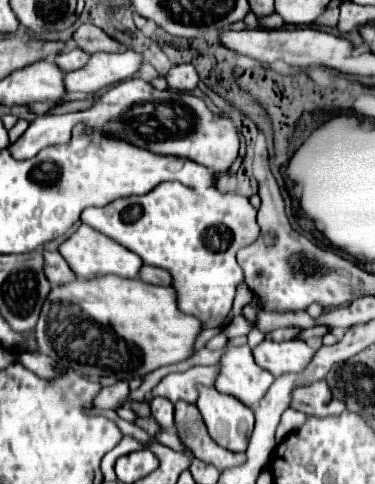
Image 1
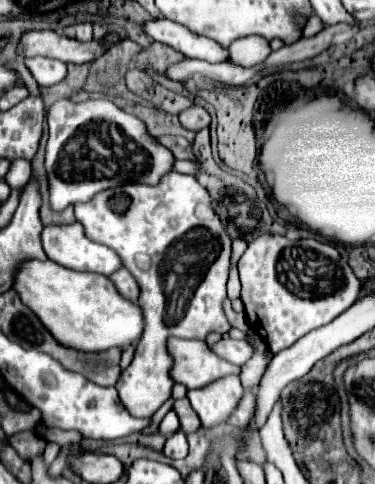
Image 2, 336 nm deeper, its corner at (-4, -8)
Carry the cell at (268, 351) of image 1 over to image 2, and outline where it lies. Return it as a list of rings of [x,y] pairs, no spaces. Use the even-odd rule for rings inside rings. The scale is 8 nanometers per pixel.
[[[221,338],[219,342],[211,344],[209,346],[219,358],[231,362],[231,364],[245,364],[251,354],[253,354],[253,348],[247,344],[247,340],[233,340],[233,338]]]

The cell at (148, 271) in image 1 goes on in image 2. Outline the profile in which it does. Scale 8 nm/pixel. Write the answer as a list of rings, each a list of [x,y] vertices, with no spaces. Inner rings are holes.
[[[127,268],[115,270],[115,272],[109,276],[109,280],[115,284],[117,292],[119,292],[123,298],[127,298],[127,300],[131,300],[131,302],[135,302],[135,300],[139,298],[139,286],[137,286],[135,278],[131,276],[131,272],[129,272]]]

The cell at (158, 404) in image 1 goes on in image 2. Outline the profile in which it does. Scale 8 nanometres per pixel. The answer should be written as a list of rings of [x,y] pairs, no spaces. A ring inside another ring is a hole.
[[[177,432],[177,434],[173,434],[173,436],[167,438],[165,450],[163,450],[163,454],[165,454],[167,458],[173,458],[173,460],[185,458],[187,452],[189,452],[189,448],[187,448],[187,438],[185,438],[183,432]]]

